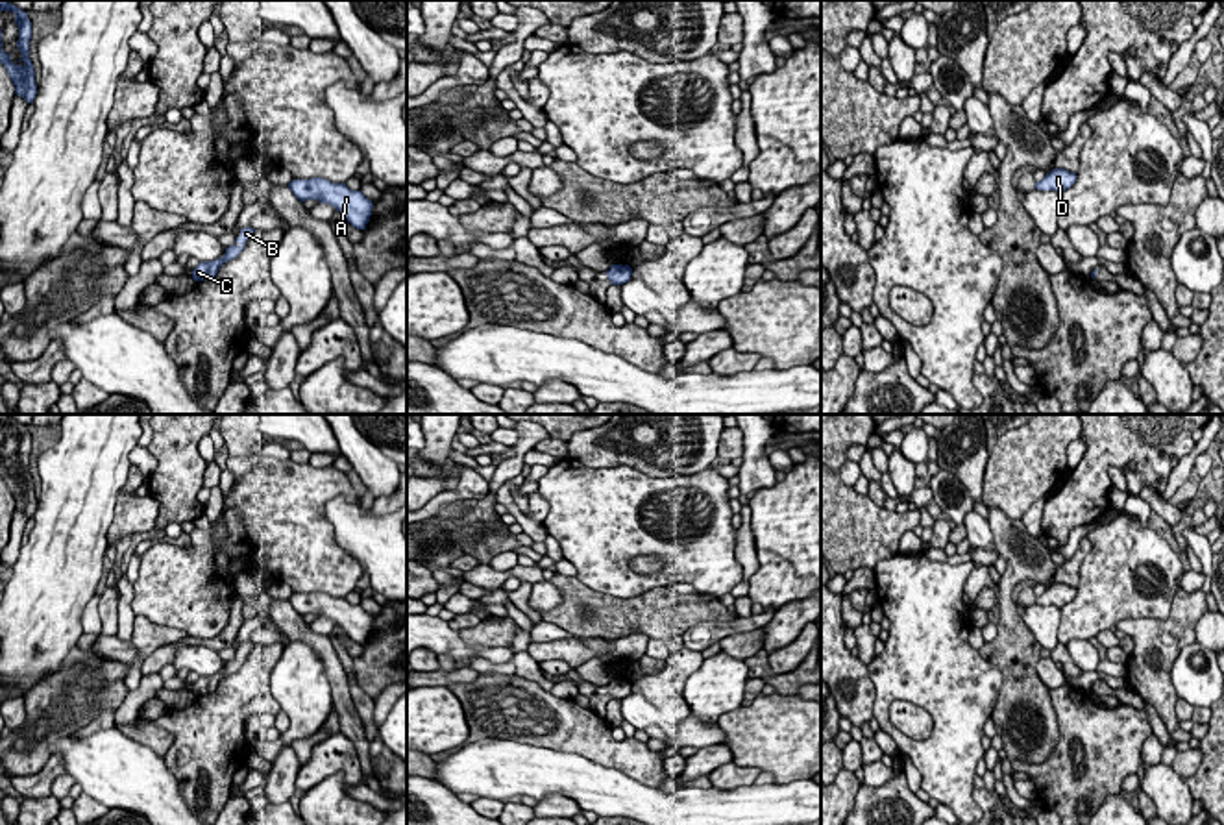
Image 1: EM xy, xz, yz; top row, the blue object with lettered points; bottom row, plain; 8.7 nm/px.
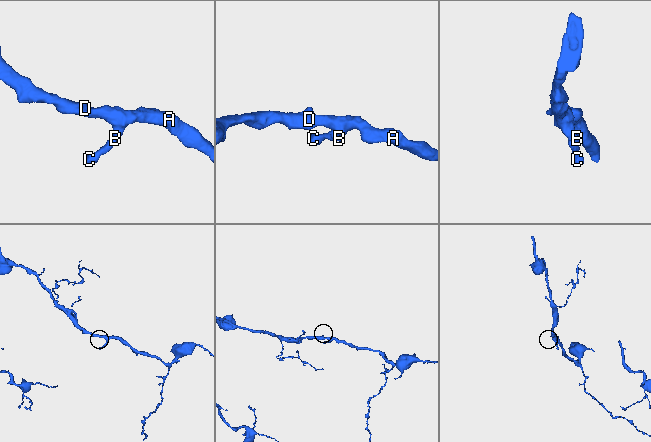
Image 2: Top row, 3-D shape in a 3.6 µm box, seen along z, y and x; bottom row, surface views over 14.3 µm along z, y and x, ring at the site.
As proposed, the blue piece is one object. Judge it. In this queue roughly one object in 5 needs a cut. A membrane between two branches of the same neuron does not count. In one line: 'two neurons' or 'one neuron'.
one neuron

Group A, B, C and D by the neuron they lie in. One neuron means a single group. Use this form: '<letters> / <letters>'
A B C D

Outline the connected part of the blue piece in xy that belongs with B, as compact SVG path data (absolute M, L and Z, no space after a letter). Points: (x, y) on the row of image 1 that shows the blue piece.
M253 228L240 229L240 235L237 237L235 244L226 248L226 253L220 259L198 263L198 266L192 270L192 279L203 281L214 277L224 263L239 257L253 231Z

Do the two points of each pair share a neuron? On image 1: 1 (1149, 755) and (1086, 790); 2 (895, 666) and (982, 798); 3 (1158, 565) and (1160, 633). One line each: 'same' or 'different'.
1: different
2: different
3: different

